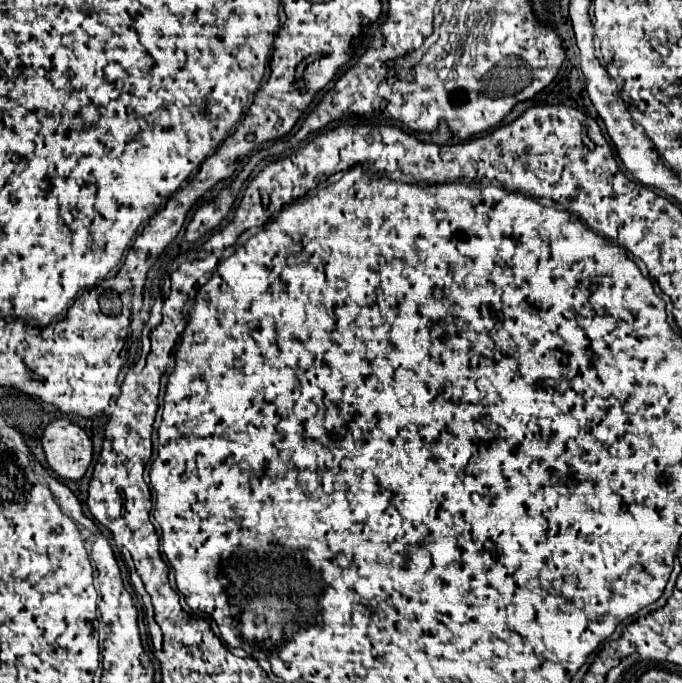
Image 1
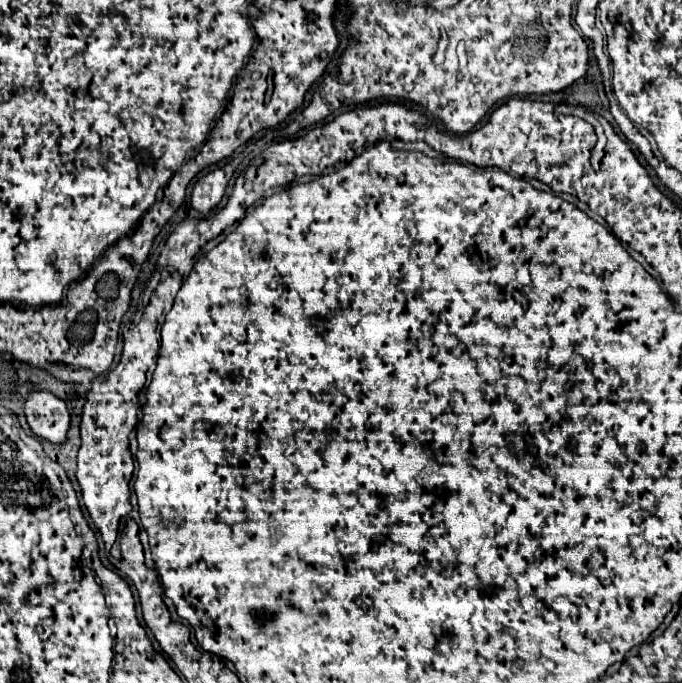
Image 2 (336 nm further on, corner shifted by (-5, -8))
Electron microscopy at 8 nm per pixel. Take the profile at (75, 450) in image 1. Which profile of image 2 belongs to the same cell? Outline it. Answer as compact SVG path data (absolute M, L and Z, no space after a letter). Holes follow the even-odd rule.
M31 392L25 402L27 422L37 438L63 444L71 426L71 416L61 398L49 392Z

